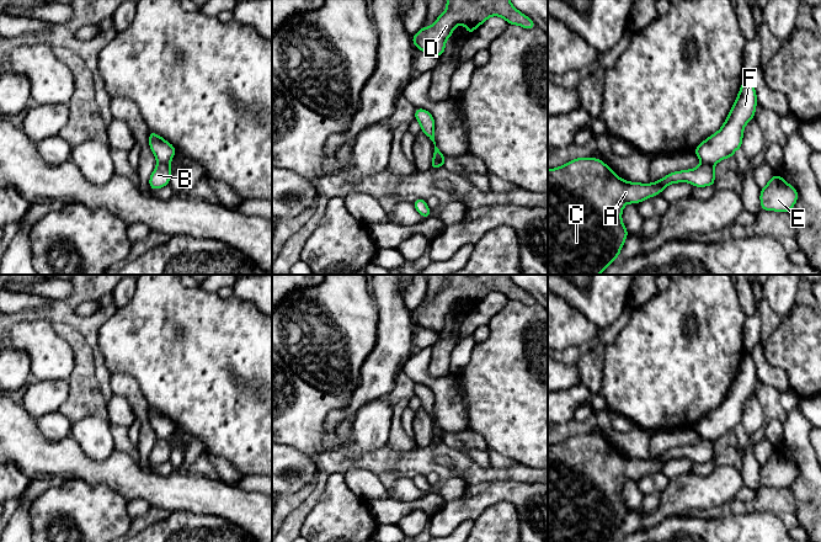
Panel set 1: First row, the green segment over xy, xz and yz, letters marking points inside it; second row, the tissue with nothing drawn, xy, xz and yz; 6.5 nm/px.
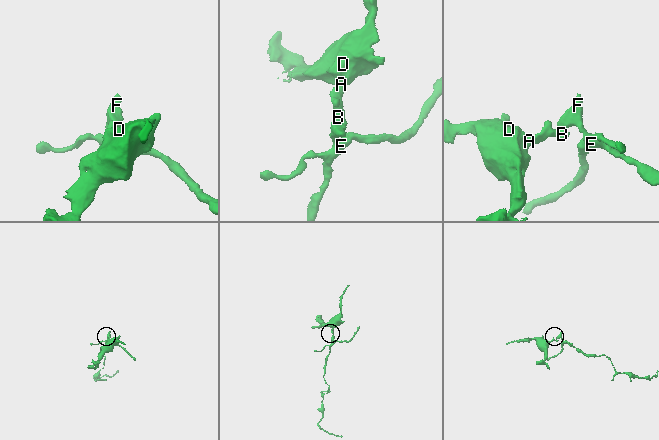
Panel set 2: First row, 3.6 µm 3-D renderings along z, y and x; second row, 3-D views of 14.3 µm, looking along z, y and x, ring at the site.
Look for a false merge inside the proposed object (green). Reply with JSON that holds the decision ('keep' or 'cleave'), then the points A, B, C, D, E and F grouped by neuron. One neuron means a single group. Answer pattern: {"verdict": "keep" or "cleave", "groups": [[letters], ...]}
{"verdict": "cleave", "groups": [["A", "B", "C", "D"], ["E", "F"]]}

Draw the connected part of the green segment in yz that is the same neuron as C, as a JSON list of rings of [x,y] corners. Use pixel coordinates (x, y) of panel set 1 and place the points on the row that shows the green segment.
[[[576,158],[563,166],[548,169],[548,275],[599,275],[619,256],[629,234],[622,220],[624,206],[638,204],[677,182],[689,182],[695,187],[714,186],[714,166],[702,163],[694,169],[671,172],[652,184],[625,181],[597,158]]]

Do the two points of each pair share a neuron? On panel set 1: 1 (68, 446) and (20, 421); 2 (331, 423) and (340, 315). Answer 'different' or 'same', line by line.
1: same
2: different

